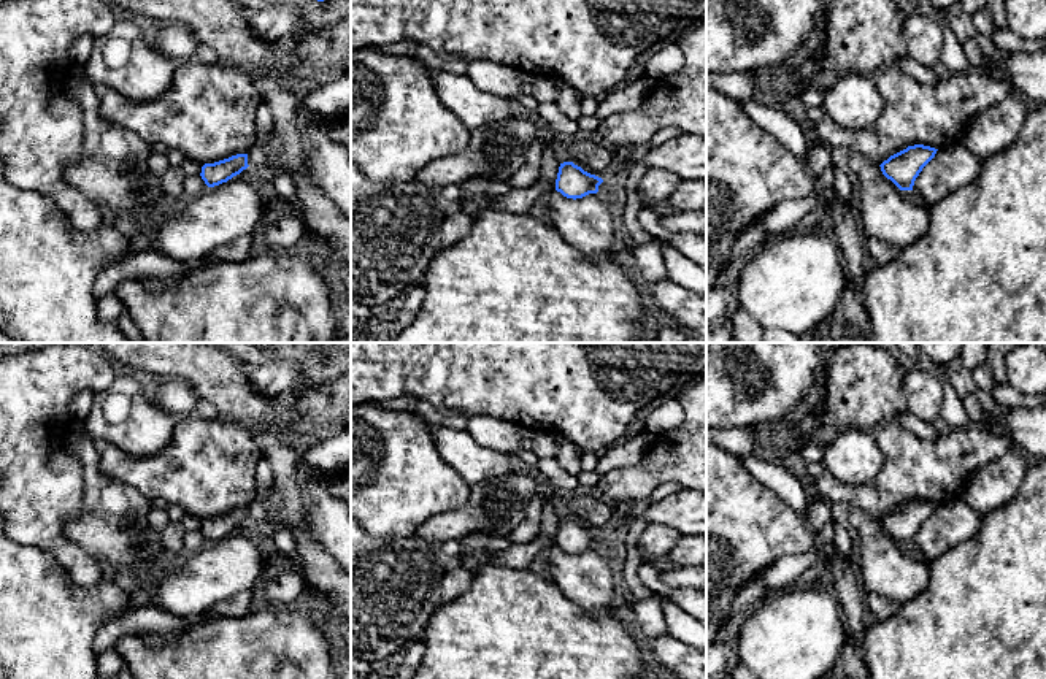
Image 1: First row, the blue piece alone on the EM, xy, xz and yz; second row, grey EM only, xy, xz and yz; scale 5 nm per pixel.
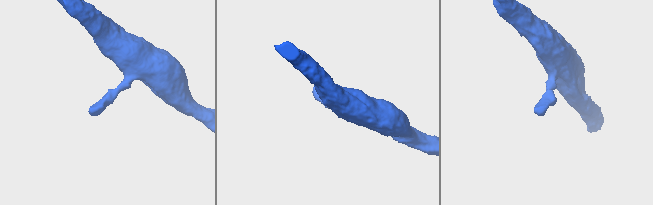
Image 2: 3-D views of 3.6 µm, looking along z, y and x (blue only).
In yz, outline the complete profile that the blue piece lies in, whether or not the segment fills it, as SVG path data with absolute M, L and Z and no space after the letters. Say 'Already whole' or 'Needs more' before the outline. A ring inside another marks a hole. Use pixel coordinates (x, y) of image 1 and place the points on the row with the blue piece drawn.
Already whole. M914 144L890 155L879 167L883 175L900 190L913 190L914 181L922 168L935 157L938 149Z

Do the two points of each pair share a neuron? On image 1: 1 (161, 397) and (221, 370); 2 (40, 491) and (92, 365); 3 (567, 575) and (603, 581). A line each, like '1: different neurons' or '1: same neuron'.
1: different neurons
2: same neuron
3: same neuron

